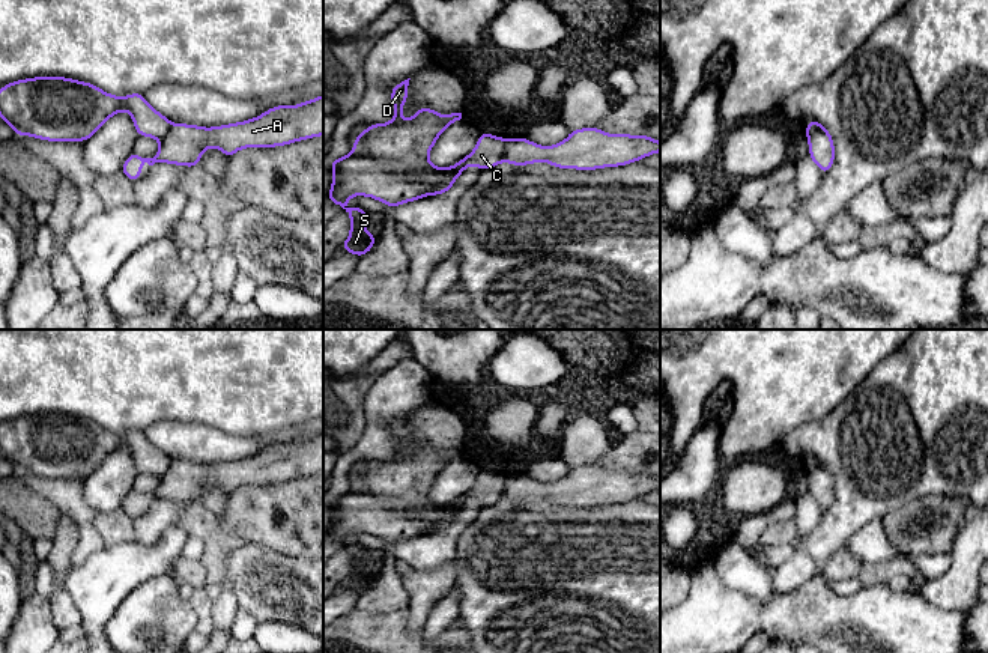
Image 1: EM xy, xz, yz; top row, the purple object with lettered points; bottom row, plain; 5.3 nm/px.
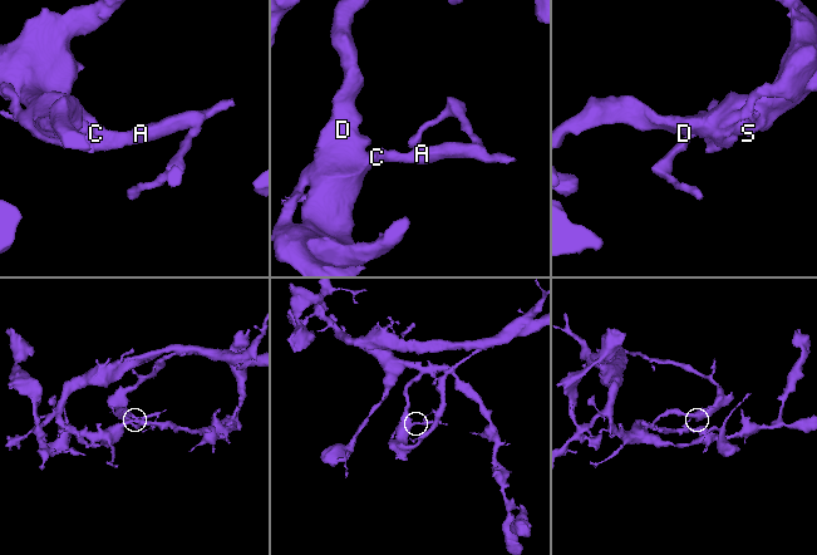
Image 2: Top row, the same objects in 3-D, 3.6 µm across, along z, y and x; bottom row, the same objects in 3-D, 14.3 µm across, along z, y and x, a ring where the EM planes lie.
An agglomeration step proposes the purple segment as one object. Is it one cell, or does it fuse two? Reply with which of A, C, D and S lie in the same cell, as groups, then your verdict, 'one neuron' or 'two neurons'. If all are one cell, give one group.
groups A / C D S; two neurons

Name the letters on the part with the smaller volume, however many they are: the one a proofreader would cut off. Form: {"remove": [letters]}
{"remove": ["A"]}

